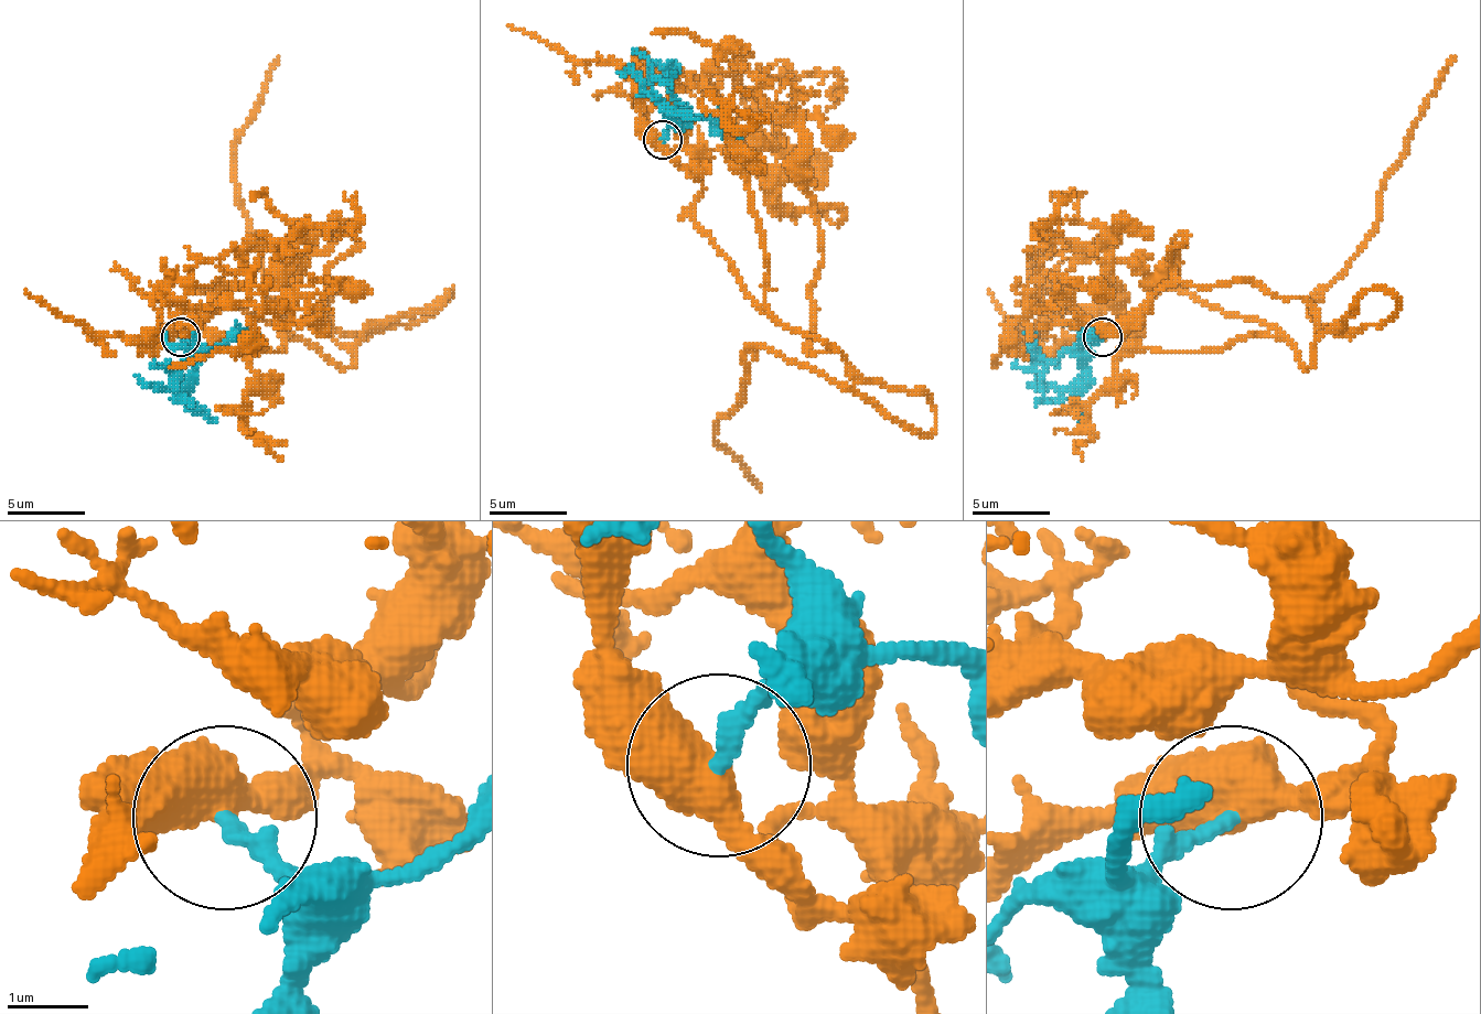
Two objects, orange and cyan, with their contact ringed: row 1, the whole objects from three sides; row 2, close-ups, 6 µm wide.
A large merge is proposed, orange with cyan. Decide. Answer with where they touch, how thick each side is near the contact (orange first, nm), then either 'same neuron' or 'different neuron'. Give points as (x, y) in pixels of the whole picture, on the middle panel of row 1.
place (663, 139); calibres 500 and 180 nm; same neuron

